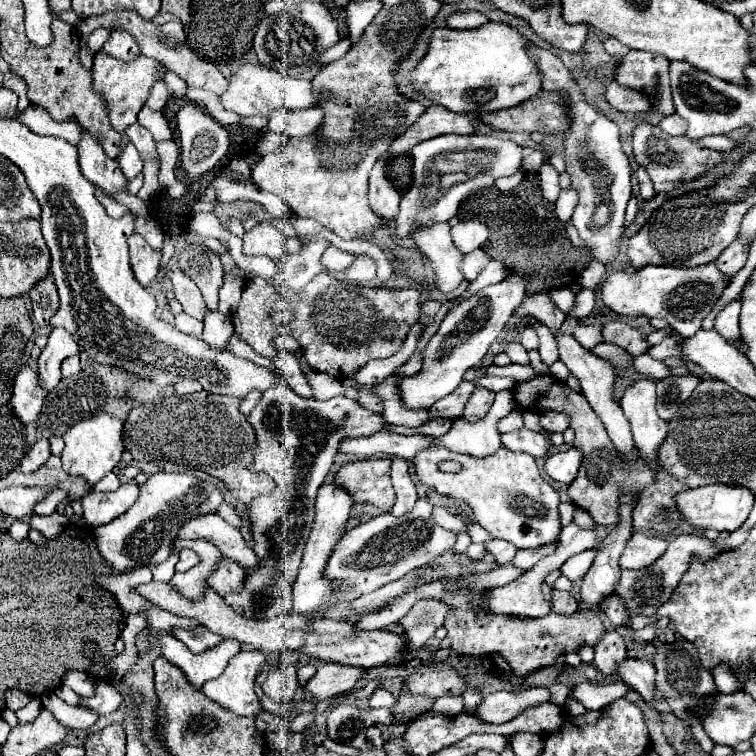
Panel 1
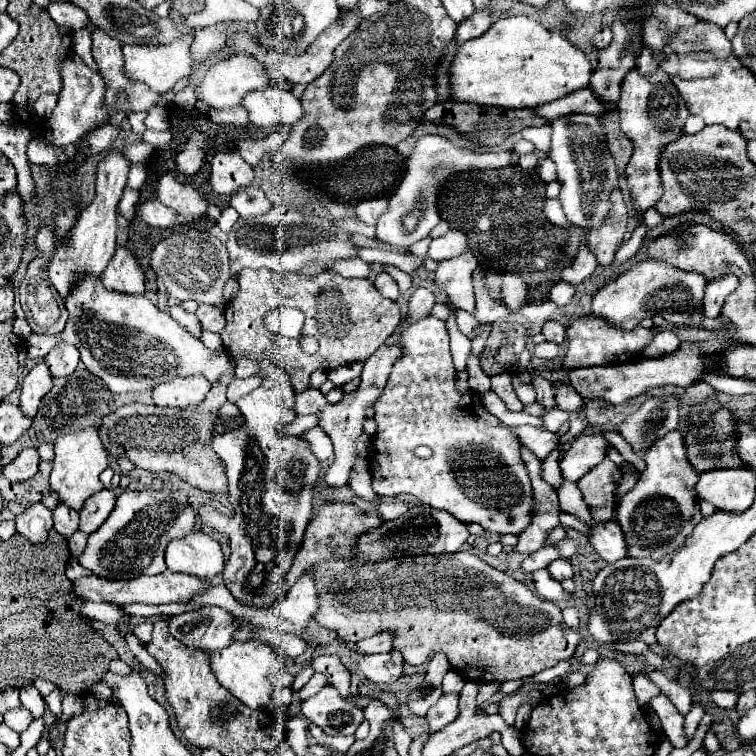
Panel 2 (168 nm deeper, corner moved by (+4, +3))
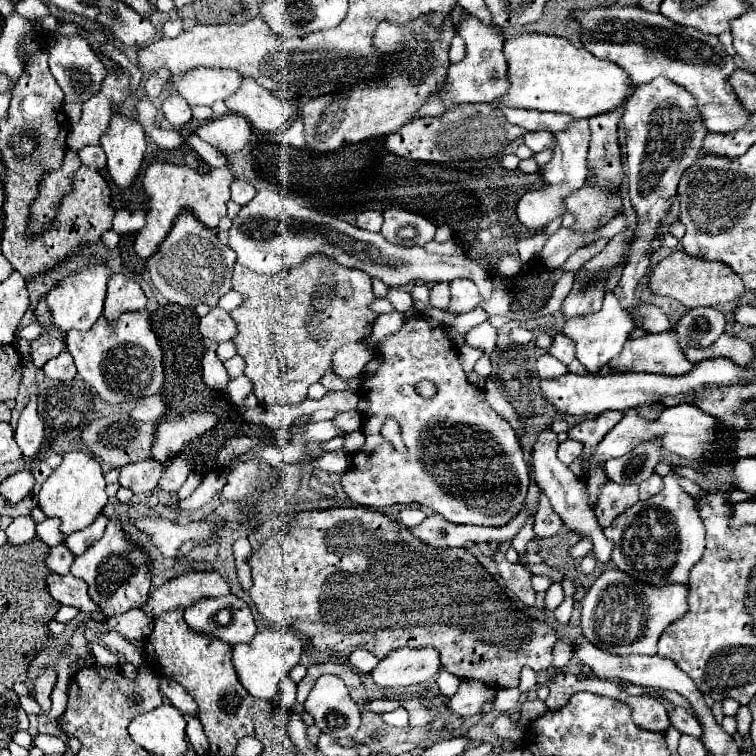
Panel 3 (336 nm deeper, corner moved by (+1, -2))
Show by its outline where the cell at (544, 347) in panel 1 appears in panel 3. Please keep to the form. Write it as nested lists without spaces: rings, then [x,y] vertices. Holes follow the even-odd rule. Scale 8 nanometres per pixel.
[[[545,353],[537,361],[537,371],[539,371],[541,379],[559,379],[559,377],[563,377],[567,373],[567,365],[559,363],[553,355]]]

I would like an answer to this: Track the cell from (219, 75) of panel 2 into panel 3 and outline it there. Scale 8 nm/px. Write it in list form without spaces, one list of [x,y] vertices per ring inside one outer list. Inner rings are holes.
[[[195,69],[173,81],[173,89],[189,105],[207,105],[229,99],[243,81],[239,71],[231,69]]]

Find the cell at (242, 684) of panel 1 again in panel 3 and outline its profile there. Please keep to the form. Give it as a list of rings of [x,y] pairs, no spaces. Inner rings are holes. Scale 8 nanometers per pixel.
[[[261,631],[249,643],[235,645],[231,661],[233,661],[233,667],[237,671],[239,683],[255,699],[263,699],[263,701],[275,703],[281,679],[285,675],[289,675],[291,669],[299,663],[301,647],[303,647],[301,639],[295,637],[293,633],[287,633],[287,631]]]

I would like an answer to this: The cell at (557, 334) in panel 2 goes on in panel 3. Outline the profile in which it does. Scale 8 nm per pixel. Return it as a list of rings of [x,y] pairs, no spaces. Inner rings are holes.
[[[557,333],[553,337],[553,343],[549,347],[549,353],[553,357],[557,357],[561,363],[569,365],[573,359],[575,359],[575,343],[571,343],[571,339],[567,339],[567,335],[563,333]]]

